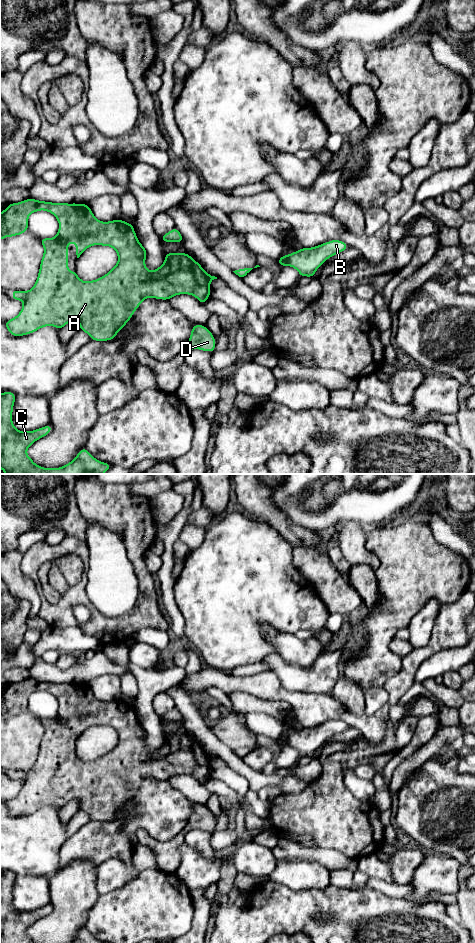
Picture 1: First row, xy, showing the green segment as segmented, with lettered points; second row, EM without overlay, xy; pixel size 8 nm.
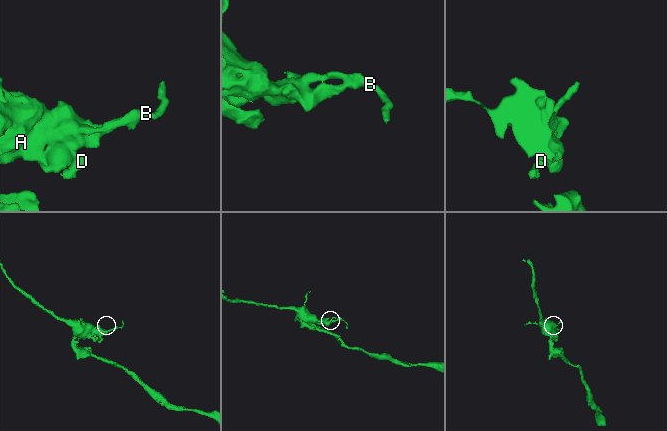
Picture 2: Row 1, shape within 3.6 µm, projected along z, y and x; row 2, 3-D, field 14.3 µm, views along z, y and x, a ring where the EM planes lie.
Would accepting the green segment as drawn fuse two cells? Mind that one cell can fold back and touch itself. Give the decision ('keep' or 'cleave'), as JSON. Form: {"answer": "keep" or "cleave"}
{"answer": "cleave"}

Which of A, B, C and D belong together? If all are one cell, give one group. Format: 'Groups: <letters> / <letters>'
Groups: A C D / B

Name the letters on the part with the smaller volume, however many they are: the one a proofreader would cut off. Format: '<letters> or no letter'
B

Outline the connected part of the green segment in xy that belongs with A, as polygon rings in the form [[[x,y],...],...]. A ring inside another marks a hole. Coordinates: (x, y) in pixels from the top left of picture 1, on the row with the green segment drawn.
[[[33,198],[10,203],[0,213],[0,240],[28,231],[28,217],[40,210],[48,211],[56,217],[59,230],[53,238],[40,239],[44,254],[34,286],[29,291],[12,290],[12,299],[24,302],[20,313],[5,322],[12,336],[31,334],[45,326],[62,329],[75,320],[80,330],[86,332],[91,340],[109,341],[124,328],[135,310],[148,297],[169,300],[176,295],[188,294],[203,304],[210,297],[210,275],[188,253],[166,253],[164,263],[149,271],[145,265],[147,251],[140,244],[134,226],[121,219],[101,222],[93,215],[88,204],[53,203]],[[69,243],[76,244],[77,258],[90,246],[110,246],[115,249],[118,262],[104,276],[85,282],[77,276],[76,271],[68,270]]]

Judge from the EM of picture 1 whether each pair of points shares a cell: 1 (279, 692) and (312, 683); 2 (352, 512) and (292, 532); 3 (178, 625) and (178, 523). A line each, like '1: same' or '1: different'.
1: different
2: different
3: same

